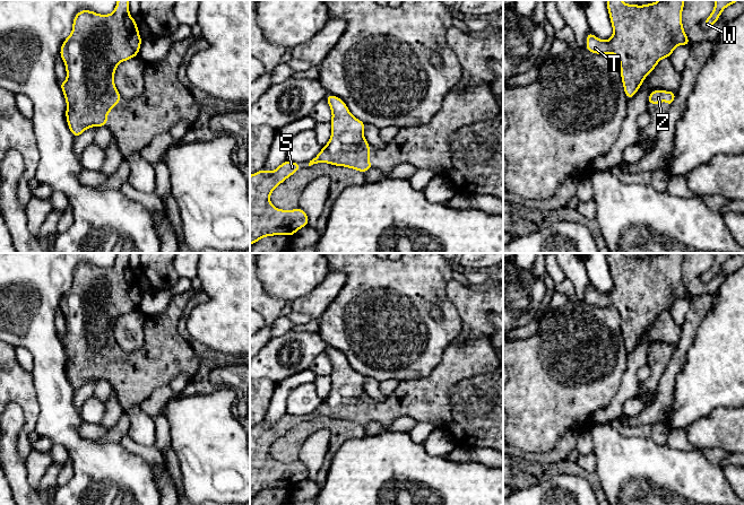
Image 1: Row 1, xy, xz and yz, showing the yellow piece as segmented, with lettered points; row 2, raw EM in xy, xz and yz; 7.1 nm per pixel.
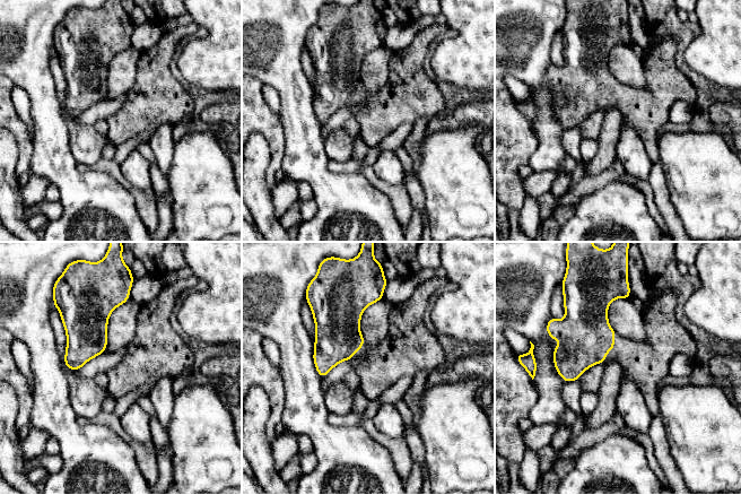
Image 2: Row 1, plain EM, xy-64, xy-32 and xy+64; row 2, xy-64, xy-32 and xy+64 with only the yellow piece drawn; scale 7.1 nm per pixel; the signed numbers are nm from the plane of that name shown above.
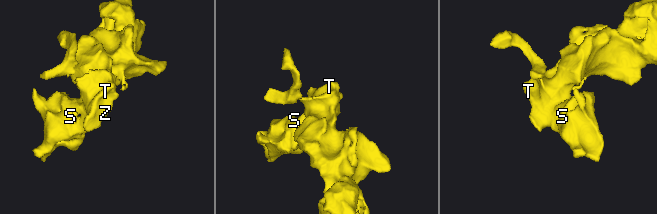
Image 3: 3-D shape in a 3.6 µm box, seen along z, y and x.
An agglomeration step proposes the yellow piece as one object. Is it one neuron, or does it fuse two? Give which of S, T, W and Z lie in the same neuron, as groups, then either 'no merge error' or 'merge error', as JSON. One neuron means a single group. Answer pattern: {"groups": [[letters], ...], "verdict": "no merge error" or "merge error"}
{"groups": [["S", "T", "W", "Z"]], "verdict": "no merge error"}

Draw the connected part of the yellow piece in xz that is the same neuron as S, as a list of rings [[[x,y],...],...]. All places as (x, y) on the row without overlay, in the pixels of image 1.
[[[286,413],[272,425],[262,421],[250,428],[251,498],[267,489],[293,489],[300,481],[308,479],[309,471],[304,463],[282,463],[274,460],[269,453],[271,445],[301,421],[300,416]]]

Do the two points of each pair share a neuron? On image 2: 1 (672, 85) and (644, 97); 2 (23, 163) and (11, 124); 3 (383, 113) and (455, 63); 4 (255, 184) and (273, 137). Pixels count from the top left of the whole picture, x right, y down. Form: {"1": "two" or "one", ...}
{"1": "one", "2": "one", "3": "two", "4": "two"}

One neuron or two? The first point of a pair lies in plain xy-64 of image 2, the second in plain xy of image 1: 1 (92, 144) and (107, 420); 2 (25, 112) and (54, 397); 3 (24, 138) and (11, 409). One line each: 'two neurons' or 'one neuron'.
1: two neurons
2: two neurons
3: two neurons

